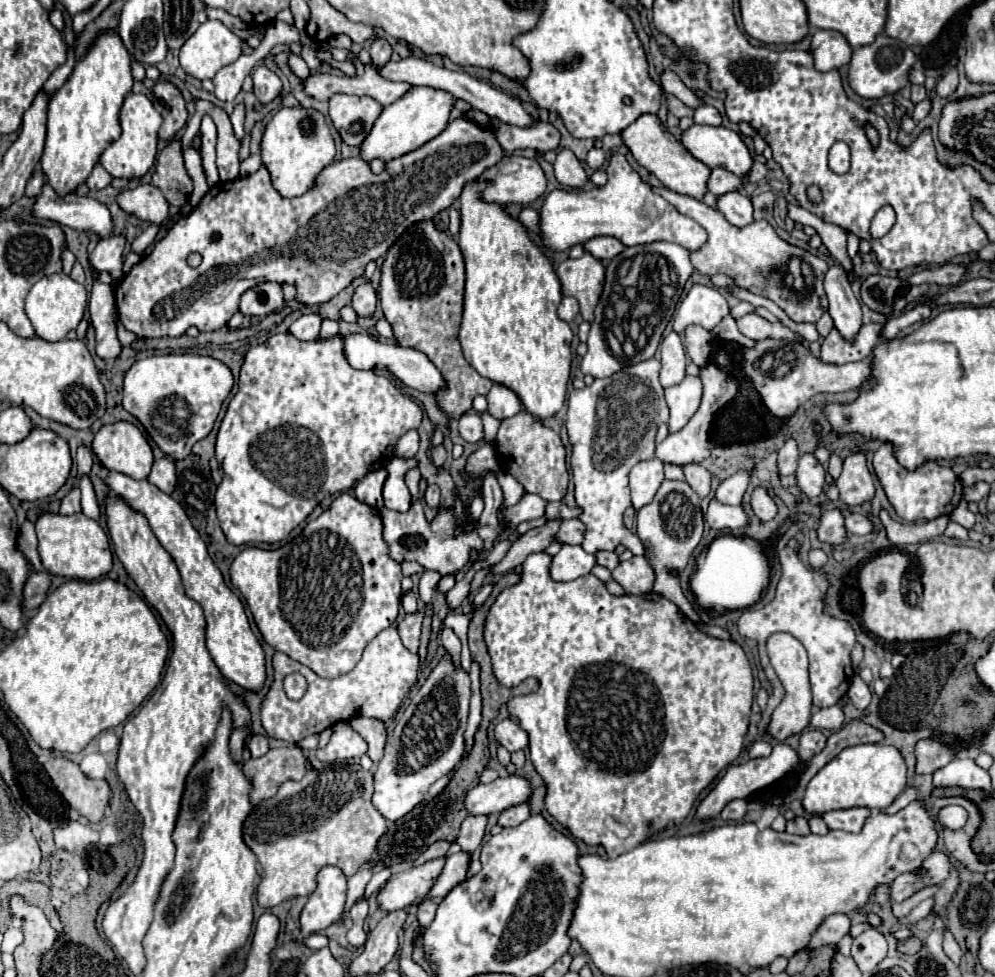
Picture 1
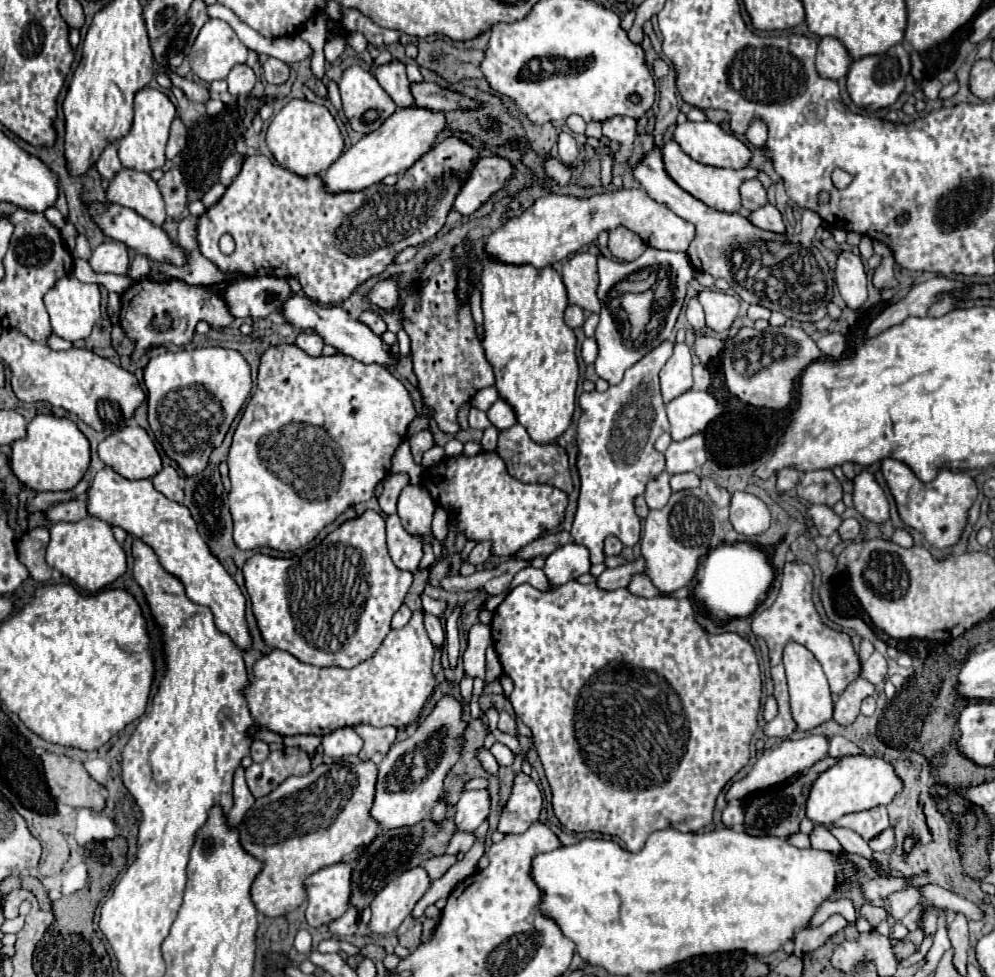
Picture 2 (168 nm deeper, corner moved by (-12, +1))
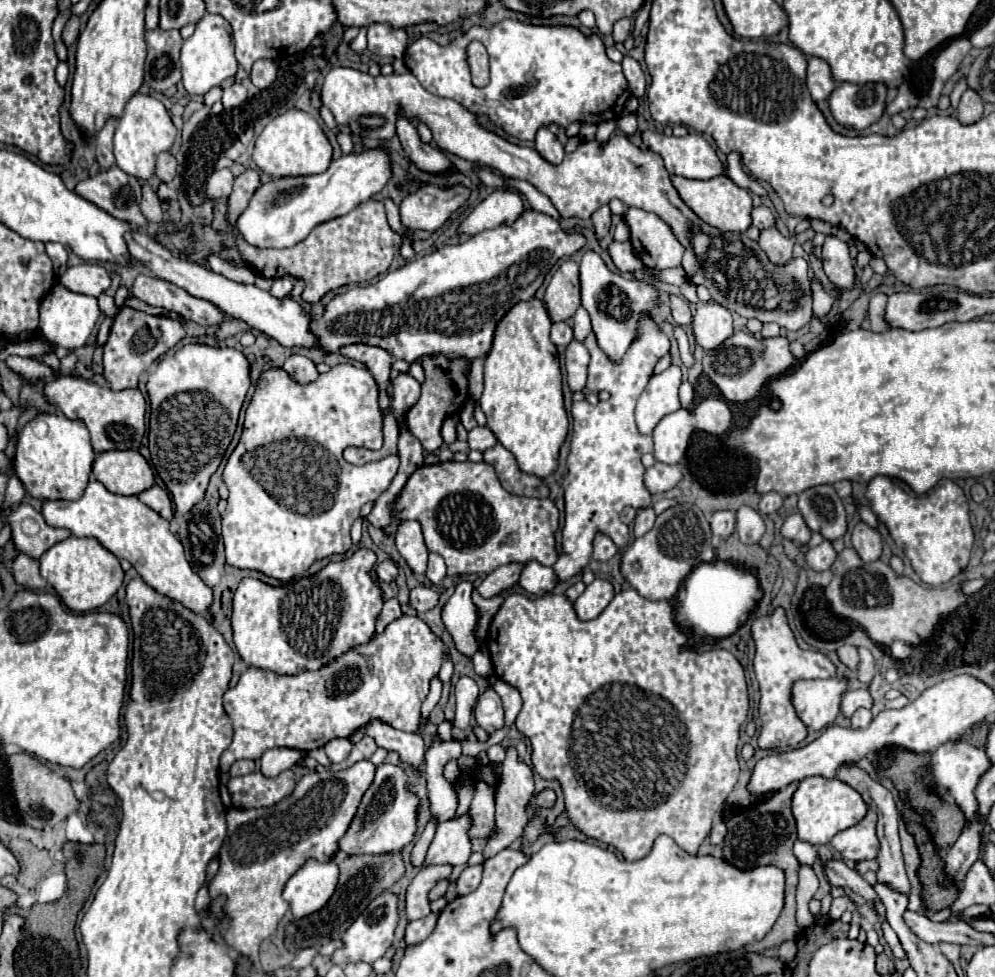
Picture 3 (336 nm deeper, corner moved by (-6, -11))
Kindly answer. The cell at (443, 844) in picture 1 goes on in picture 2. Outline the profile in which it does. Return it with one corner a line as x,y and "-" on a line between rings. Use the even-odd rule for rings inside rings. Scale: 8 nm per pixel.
439,855
439,857
431,857
423,867
427,871
427,875
431,877
431,881
439,879
441,875
445,875
445,871
455,863
457,859
453,855

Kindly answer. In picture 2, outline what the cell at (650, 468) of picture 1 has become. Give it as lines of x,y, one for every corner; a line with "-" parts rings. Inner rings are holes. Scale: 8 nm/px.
663,473
661,477
657,477
655,481
647,483
647,491
645,491
645,501
649,505
649,509
661,509
665,507
665,503
671,497
671,487
669,487
669,475

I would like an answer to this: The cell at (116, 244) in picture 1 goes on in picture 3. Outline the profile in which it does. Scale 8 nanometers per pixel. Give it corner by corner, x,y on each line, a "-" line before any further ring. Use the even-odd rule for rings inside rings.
81,263
81,265
69,267
61,277
61,283
69,291
99,297
111,285
111,277
107,269
101,267
99,263

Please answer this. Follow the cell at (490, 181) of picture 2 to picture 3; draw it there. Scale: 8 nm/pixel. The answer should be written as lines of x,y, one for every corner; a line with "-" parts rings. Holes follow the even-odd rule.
425,185
419,187
415,193
403,199
399,205
401,209
401,223
405,229
417,231
437,231
443,227
445,221
451,219
451,215
465,205
469,199
471,189
465,185
451,185
451,187
439,187
439,185

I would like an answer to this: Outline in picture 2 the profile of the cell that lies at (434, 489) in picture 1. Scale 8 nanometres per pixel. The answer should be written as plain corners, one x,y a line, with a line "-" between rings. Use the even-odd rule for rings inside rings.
437,507
435,517
433,517
433,537
439,543
443,543
447,539
447,533
449,533
449,529
447,529
447,513
441,507

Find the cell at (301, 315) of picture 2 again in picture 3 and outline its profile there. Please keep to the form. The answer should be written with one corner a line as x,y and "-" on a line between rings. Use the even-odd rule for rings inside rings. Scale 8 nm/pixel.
127,231
125,241
129,247
129,255
139,265
145,265
155,277
165,279
165,281
185,289
193,297
207,299
207,301
215,303
221,311
225,311
233,319
241,319
241,321
249,323
253,329
259,329
263,335
277,339
283,347
289,347
289,349
293,349
293,347
307,347
307,349
319,347
317,335
309,327
313,319
311,319
311,315
307,315
303,311
303,307
297,301
293,301
289,297
277,299
269,291
261,291
255,285
241,285
241,283
229,281
223,275
217,275
199,263
191,263
191,261
179,257
175,251
163,247
157,239
153,239
151,235
147,235
143,231

